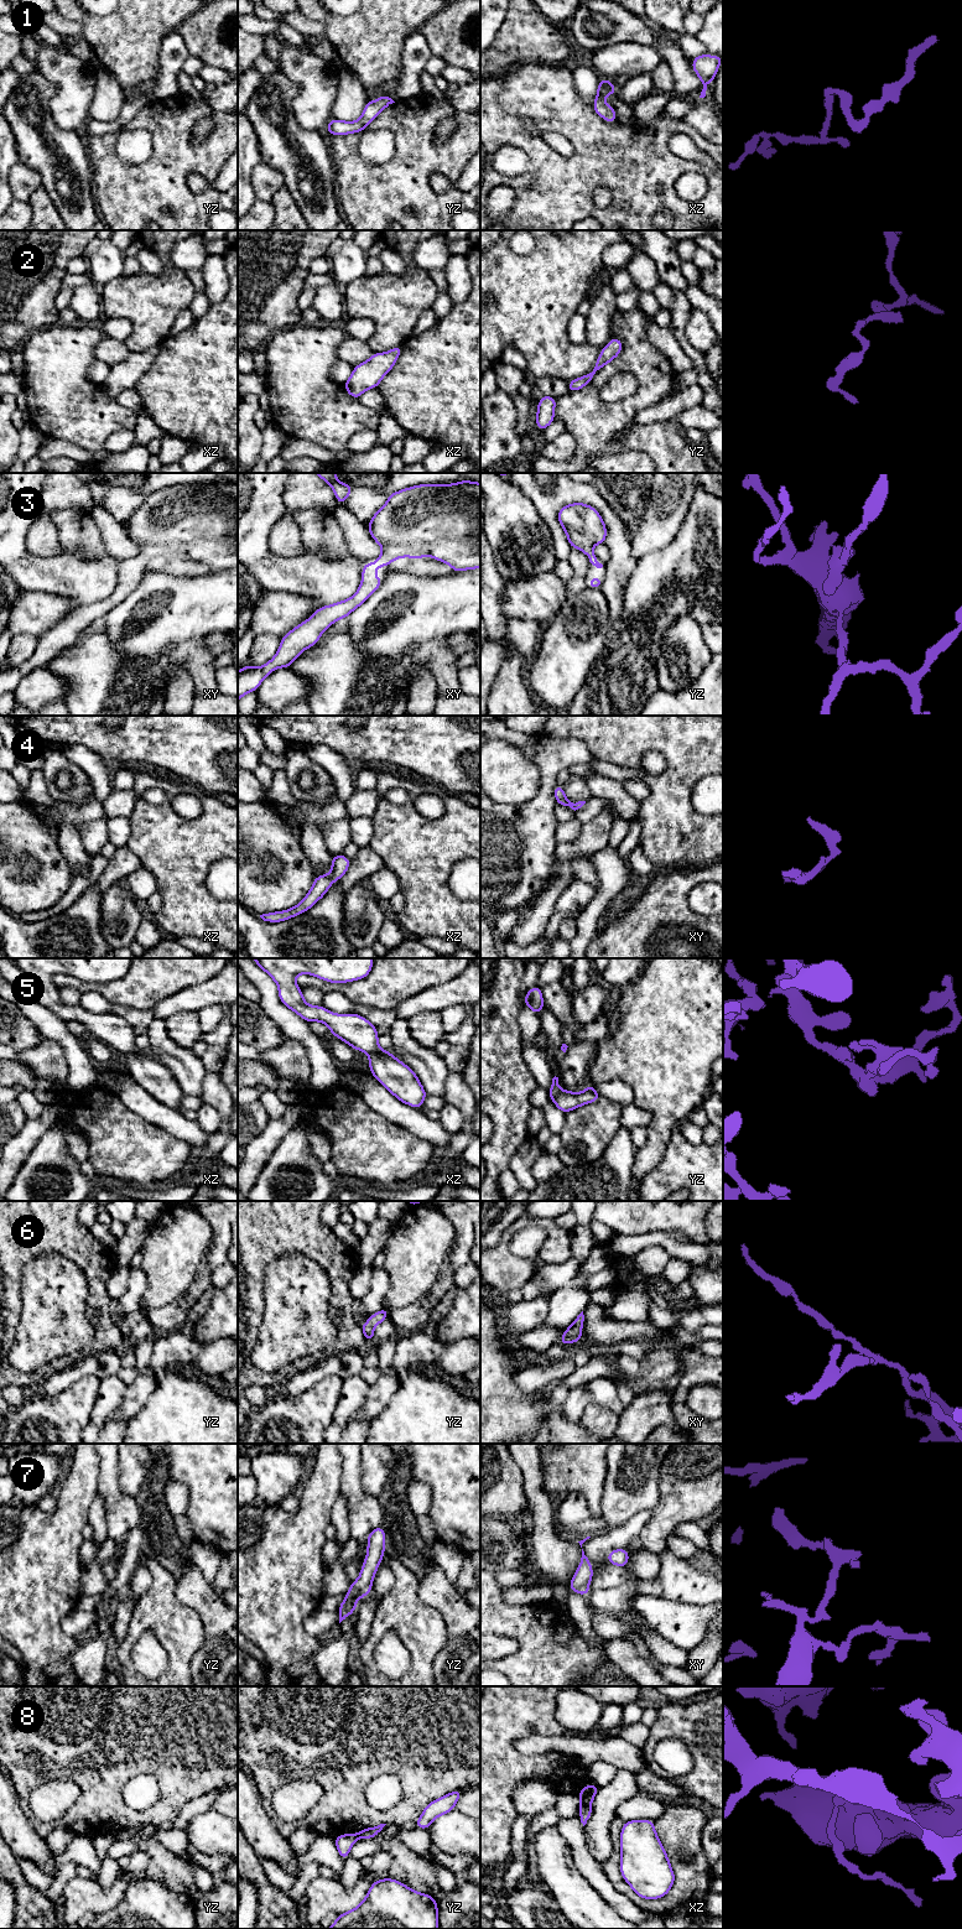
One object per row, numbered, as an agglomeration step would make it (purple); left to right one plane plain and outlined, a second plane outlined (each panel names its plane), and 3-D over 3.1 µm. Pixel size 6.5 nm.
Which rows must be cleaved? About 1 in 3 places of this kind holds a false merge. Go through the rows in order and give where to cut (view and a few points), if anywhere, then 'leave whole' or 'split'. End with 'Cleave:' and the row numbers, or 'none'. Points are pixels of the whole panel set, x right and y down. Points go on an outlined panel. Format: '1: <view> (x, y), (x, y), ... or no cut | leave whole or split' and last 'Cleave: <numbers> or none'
1: no cut | leave whole
2: no cut | leave whole
3: no cut | leave whole
4: no cut | leave whole
5: no cut | leave whole
6: no cut | leave whole
7: no cut | leave whole
8: xz (581, 1803), (589, 1807) | split
Cleave: 8

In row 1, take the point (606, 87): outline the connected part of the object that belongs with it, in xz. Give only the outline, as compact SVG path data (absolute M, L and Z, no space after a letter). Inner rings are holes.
M600 78L600 80L598 83L597 95L593 102L593 109L607 123L614 123L617 120L617 114L614 111L614 106L608 105L603 102L604 95L613 95L613 94L617 94L613 82Z

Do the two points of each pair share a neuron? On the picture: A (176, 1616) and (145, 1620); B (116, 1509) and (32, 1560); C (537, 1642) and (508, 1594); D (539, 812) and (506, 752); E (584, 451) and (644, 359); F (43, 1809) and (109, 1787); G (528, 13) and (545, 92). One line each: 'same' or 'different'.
A: same
B: different
C: different
D: different
E: same
F: different
G: different

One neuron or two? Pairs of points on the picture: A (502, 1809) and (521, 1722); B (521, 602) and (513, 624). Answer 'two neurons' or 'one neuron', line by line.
A: one neuron
B: two neurons

